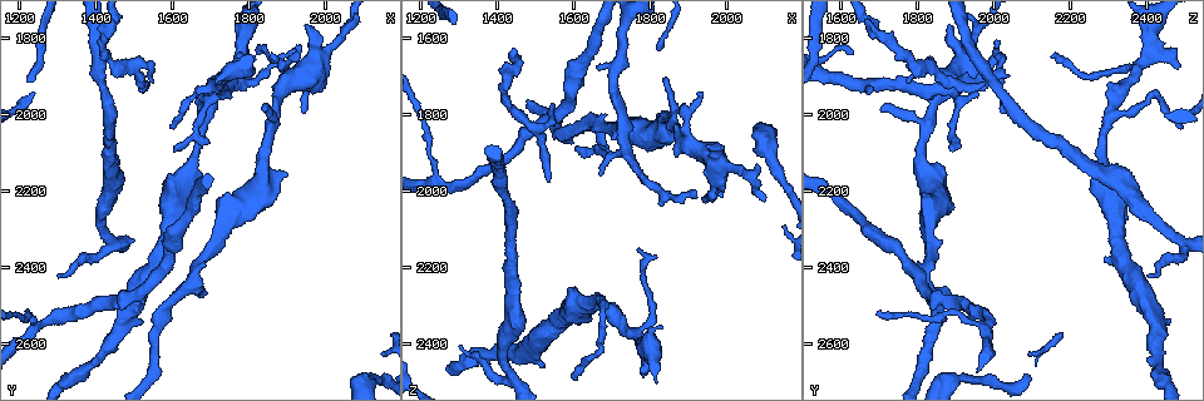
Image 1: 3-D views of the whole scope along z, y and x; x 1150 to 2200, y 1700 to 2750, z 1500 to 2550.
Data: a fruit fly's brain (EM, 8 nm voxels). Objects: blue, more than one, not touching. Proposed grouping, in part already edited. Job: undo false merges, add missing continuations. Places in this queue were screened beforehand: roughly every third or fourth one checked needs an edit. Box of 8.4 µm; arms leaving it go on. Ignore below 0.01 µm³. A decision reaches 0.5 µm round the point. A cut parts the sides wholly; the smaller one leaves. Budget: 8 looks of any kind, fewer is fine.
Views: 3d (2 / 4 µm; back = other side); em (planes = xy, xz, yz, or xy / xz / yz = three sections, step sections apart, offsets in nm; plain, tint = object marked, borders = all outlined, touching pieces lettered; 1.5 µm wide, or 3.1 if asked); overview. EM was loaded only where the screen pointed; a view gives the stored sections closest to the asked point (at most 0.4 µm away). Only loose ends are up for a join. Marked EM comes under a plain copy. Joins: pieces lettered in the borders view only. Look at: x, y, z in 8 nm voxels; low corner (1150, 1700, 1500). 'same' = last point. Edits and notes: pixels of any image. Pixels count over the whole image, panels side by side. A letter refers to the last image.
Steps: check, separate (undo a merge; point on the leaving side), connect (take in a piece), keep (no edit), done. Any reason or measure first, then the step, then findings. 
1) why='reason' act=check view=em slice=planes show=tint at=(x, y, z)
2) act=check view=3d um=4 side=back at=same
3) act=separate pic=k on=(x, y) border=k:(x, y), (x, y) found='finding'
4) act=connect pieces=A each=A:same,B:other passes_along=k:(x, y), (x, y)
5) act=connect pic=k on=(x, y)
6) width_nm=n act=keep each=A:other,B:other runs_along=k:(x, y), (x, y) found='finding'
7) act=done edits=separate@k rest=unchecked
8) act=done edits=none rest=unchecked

act=check view=em slice=planes show=borders at=(1740, 1940, 1890)

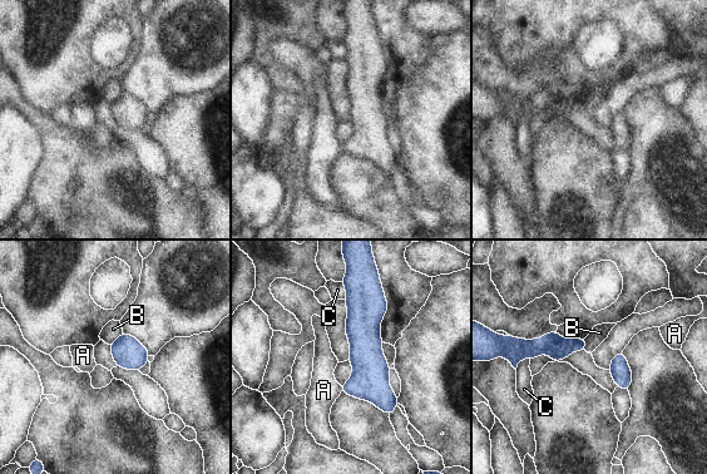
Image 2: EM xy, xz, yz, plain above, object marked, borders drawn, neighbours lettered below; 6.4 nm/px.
act=keep each=A:other,B:other,C:other border=2:(584, 337), (586, 349), (591, 352) found='all the same neuron'

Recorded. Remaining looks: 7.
why='an open end' act=check view=3d um=4 side=back at=(1995, 1810, 2005)

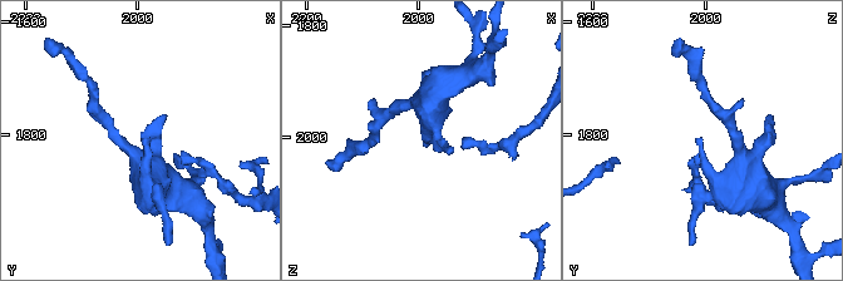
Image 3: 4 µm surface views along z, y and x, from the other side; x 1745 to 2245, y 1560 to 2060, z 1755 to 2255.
why='now the EM' act=check view=em slice=xy step=4 show=tint at=(1995, 1805, 2010)

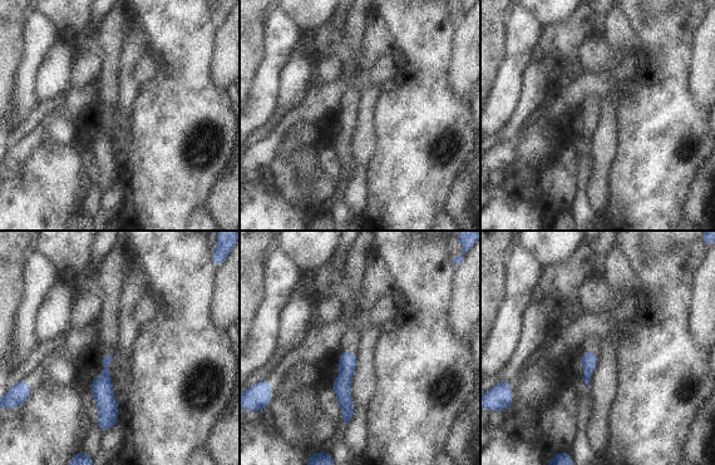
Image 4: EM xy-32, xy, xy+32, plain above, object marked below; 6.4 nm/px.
why='another direction' act=check view=em slice=planes show=borders at=same

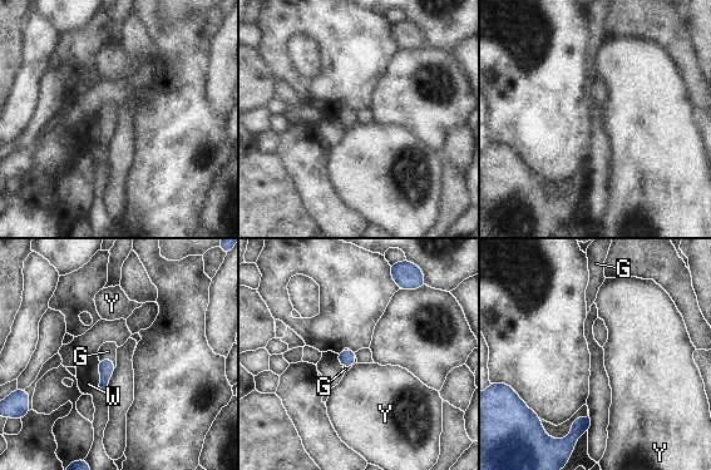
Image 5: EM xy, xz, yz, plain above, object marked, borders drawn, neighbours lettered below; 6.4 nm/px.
act=connect pic=5 on=(108, 351) each=G:same,W:other,Y:other passes_along=5:(107, 366), (109, 360), (108, 351) found='the neuron continues'

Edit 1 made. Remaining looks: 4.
act=check view=overview

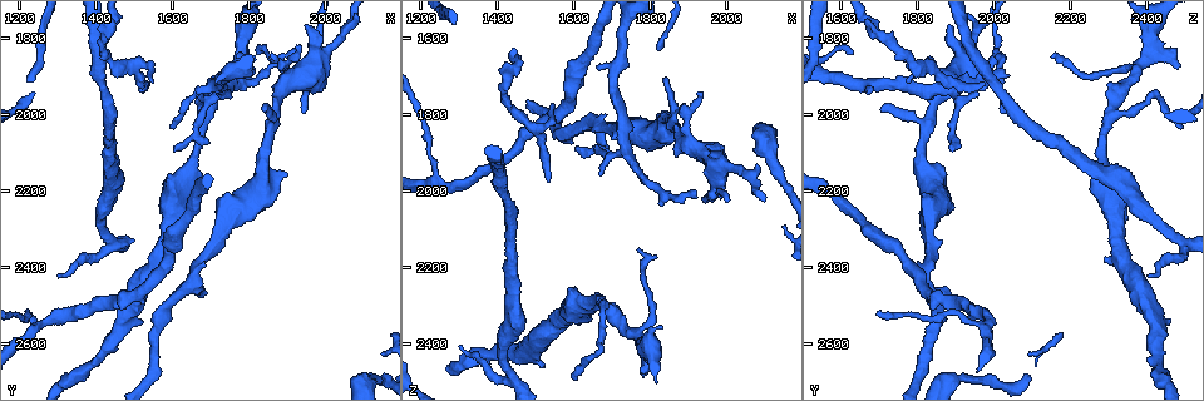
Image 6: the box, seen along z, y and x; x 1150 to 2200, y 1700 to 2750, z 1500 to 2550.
why='an open end' act=check view=3d um=2 at=(1305, 2430, 2410)

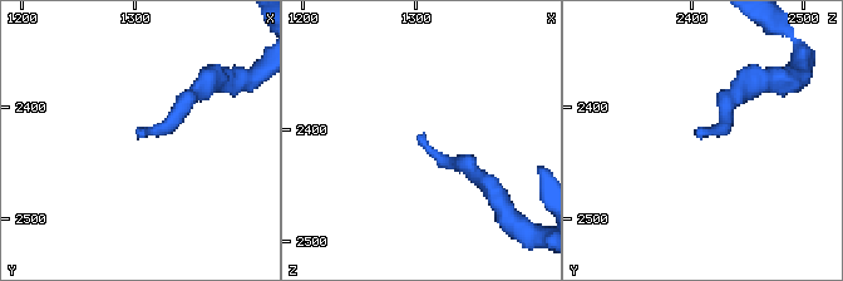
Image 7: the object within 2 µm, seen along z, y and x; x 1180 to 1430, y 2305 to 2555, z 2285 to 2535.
why='shape alone is not enough' act=check view=em slice=xy step=4 show=borders at=(1304, 2422, 2406)

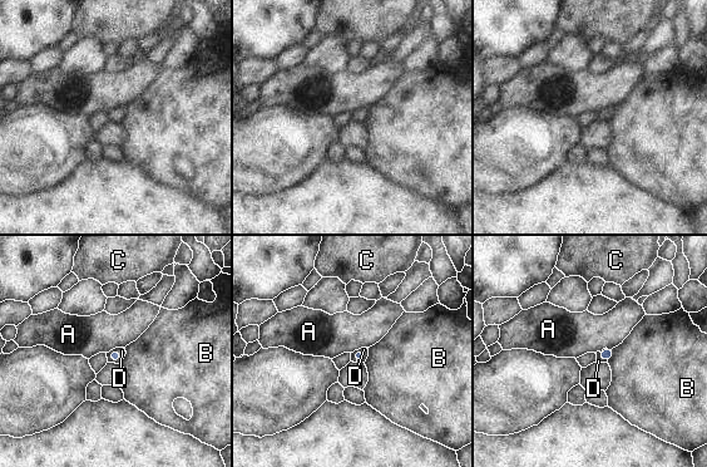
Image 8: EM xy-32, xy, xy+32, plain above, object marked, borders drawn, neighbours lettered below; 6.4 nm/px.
act=check view=em slice=xz step=4 show=borders at=same

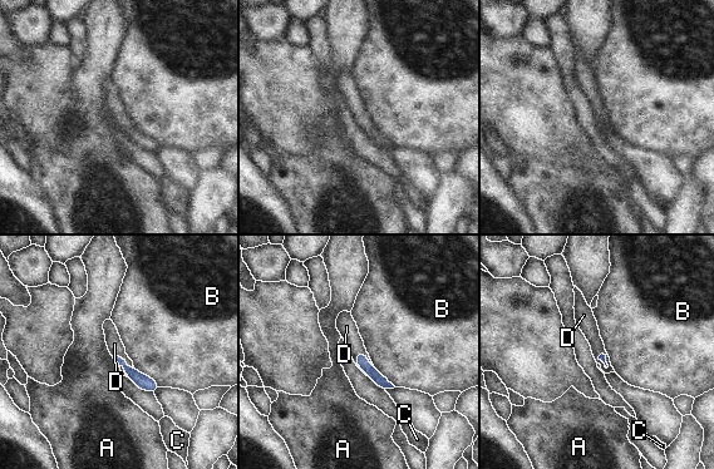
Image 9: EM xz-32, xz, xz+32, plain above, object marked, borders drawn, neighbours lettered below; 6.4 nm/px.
act=connect pic=9 on=(346, 326) each=A:other,B:other,C:other,D:same passes_along=9:(362, 360), (356, 363), (346, 326) found='it goes on there'

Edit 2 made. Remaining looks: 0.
act=done edits=connect@5,connect@9 rest=unchecked

